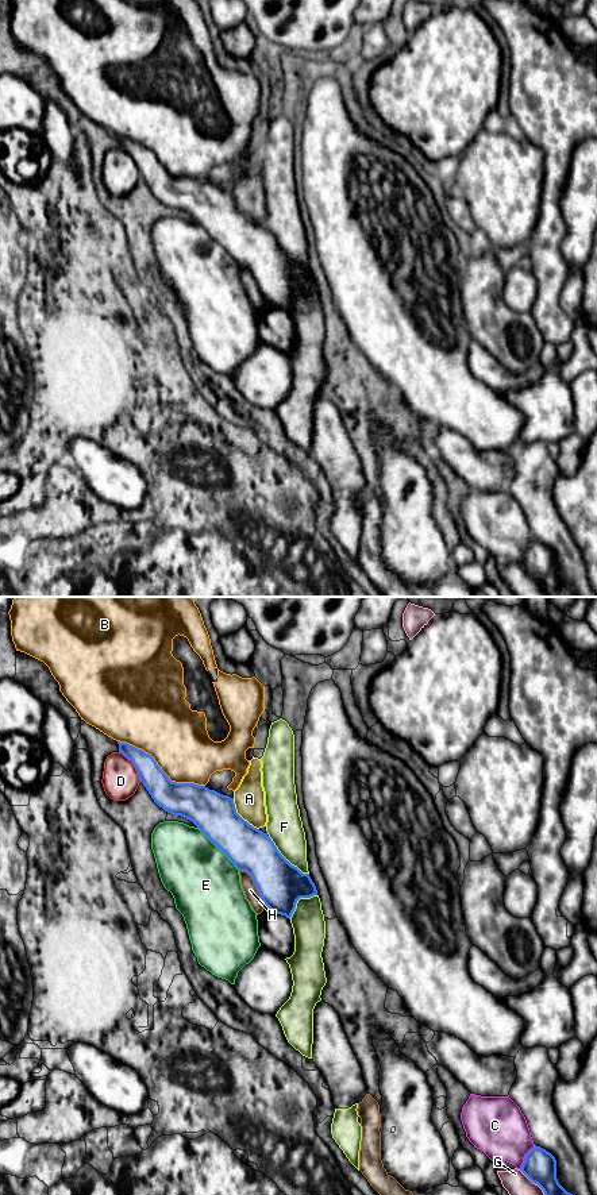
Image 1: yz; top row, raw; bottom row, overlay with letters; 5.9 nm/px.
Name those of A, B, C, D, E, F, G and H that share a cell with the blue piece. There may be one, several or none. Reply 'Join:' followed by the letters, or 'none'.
Join: none

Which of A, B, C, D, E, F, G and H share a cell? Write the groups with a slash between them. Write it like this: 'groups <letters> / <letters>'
groups A H / B / C / D / E / F / G

